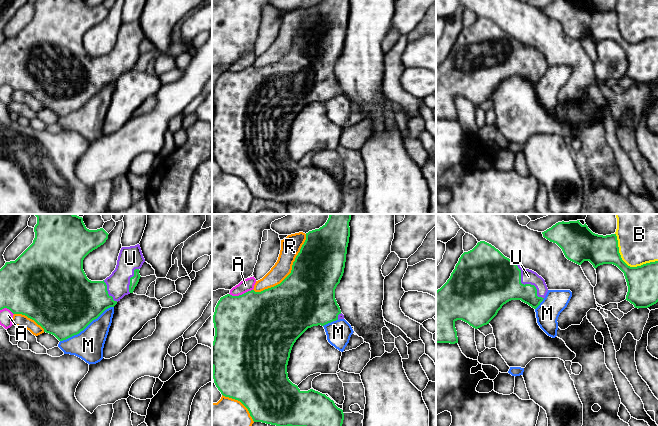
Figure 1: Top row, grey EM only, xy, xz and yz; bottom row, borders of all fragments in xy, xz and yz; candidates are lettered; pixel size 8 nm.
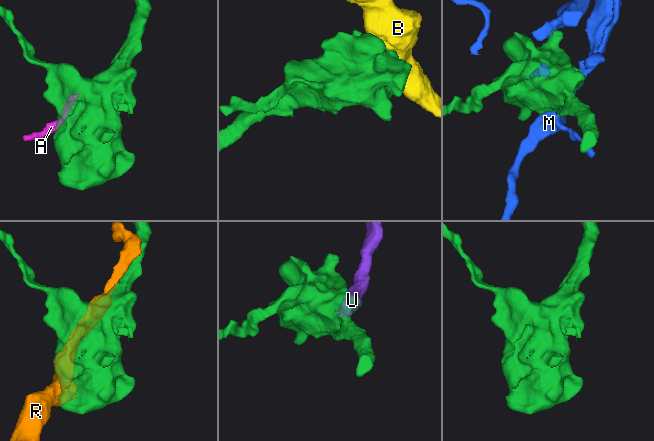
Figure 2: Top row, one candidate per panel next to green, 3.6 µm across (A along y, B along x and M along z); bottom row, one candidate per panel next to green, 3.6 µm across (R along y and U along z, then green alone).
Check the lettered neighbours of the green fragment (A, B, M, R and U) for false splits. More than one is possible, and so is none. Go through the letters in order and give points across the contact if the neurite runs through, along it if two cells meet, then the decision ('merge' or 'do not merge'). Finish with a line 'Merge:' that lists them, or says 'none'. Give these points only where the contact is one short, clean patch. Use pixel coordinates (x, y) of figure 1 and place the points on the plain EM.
A: do not merge
B: do not merge
M: do not merge
R: do not merge
U: merge
Merge: U

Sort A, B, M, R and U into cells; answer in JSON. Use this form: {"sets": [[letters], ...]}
{"sets": [["A"], ["B"], ["M"], ["R"], ["U"]]}

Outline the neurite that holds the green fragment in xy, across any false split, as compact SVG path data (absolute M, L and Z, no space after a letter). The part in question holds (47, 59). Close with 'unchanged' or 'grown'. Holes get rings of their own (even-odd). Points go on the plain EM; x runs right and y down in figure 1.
M36 0L34 8L33 19L15 37L6 38L0 45L0 86L7 84L13 90L27 92L59 117L79 110L106 85L133 69L137 62L141 53L139 45L145 38L139 20L122 23L112 50L103 57L91 57L83 46L83 36L108 15L109 10L103 4L89 6L85 0Z; grown

